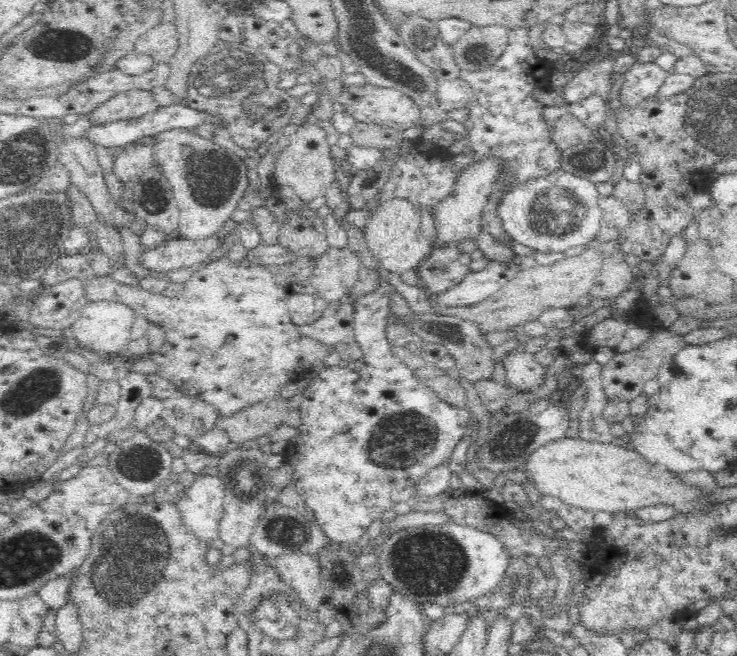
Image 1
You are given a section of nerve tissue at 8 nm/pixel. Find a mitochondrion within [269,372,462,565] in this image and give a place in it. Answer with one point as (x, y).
(403, 438)

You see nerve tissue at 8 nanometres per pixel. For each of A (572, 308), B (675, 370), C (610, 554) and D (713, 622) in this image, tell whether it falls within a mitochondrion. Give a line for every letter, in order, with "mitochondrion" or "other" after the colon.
A: other
B: other
C: other
D: other

